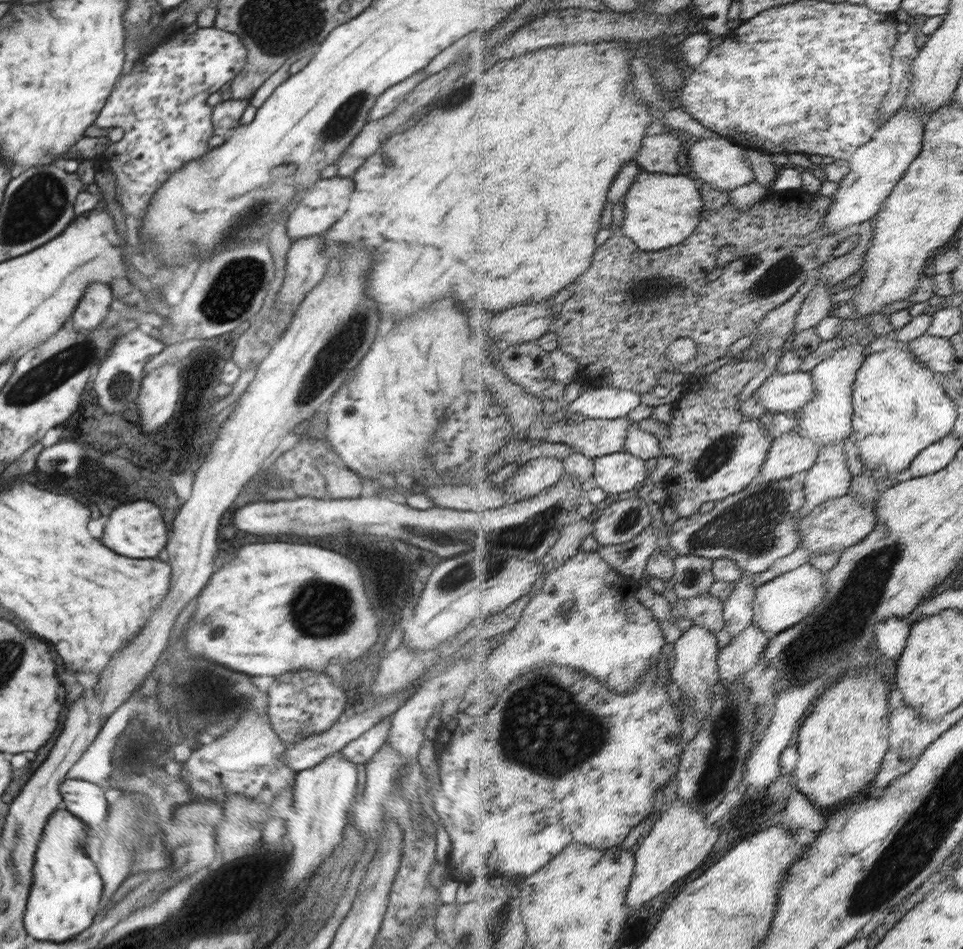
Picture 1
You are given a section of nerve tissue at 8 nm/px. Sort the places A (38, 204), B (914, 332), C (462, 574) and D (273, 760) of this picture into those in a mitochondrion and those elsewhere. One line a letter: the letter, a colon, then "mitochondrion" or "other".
A: mitochondrion
B: other
C: mitochondrion
D: other

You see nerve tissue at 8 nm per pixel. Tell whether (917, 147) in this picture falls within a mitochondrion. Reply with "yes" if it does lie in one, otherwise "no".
no

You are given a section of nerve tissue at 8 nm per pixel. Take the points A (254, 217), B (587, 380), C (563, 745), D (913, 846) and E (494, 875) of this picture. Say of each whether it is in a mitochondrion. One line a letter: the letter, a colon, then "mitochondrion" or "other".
A: mitochondrion
B: other
C: mitochondrion
D: mitochondrion
E: other

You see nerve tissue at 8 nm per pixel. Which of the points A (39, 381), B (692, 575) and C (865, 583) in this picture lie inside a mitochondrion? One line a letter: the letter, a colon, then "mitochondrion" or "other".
A: mitochondrion
B: mitochondrion
C: mitochondrion

